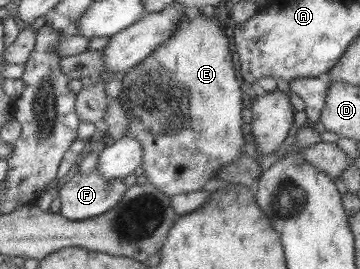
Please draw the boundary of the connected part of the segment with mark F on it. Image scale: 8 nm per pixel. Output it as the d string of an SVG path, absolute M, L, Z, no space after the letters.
M95 167L88 174L74 174L59 189L59 213L67 220L85 220L115 206L126 187L121 179L104 181Z

